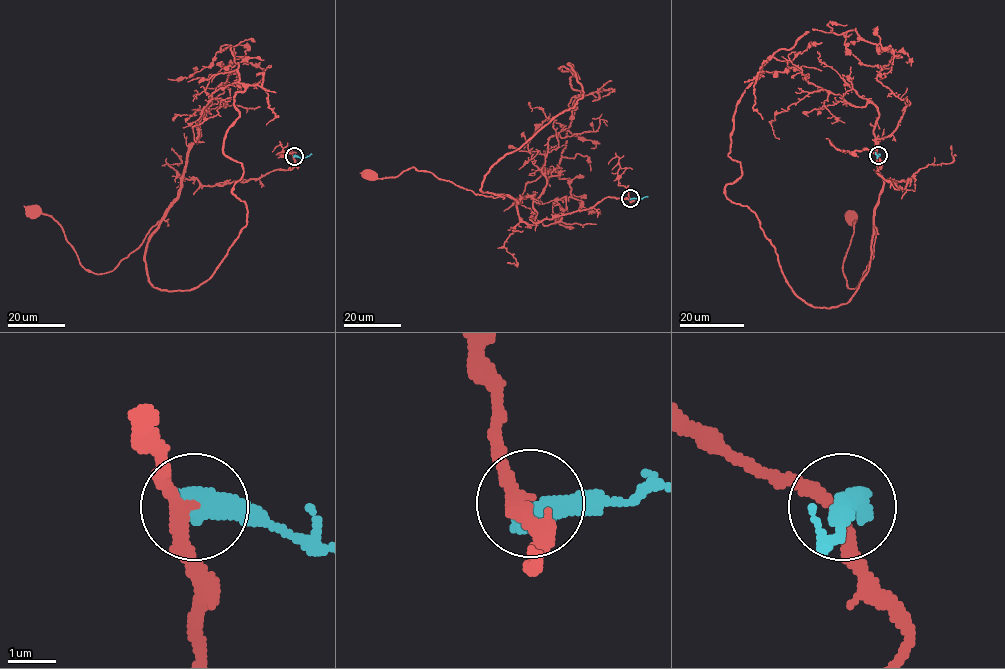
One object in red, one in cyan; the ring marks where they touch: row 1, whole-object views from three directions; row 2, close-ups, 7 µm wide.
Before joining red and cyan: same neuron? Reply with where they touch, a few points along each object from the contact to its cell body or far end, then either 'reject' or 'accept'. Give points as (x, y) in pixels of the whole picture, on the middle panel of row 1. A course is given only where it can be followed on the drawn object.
place (630, 198); course red (630, 198), (607, 197), (591, 208), (527, 225), (509, 195), (476, 195), (414, 167), (395, 177), (370, 176); course cyan (630, 198), (647, 196); reject

